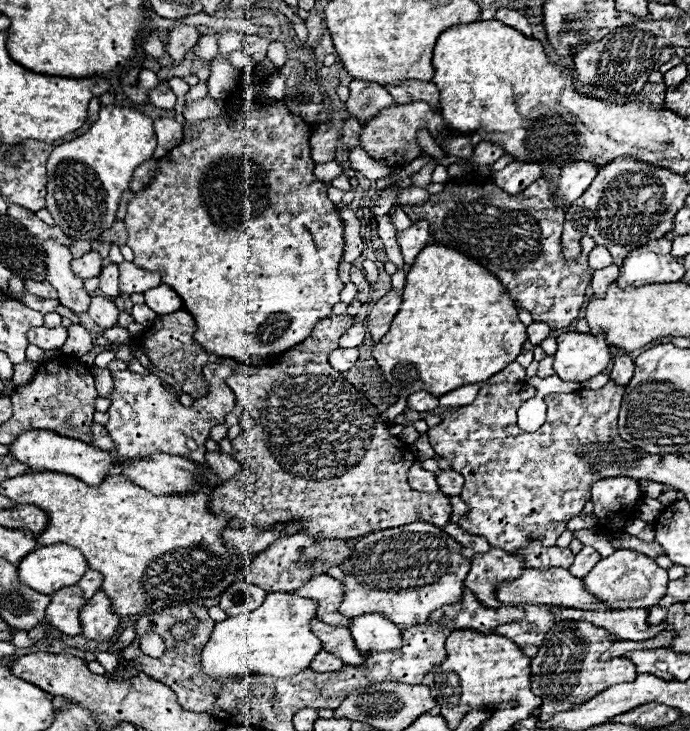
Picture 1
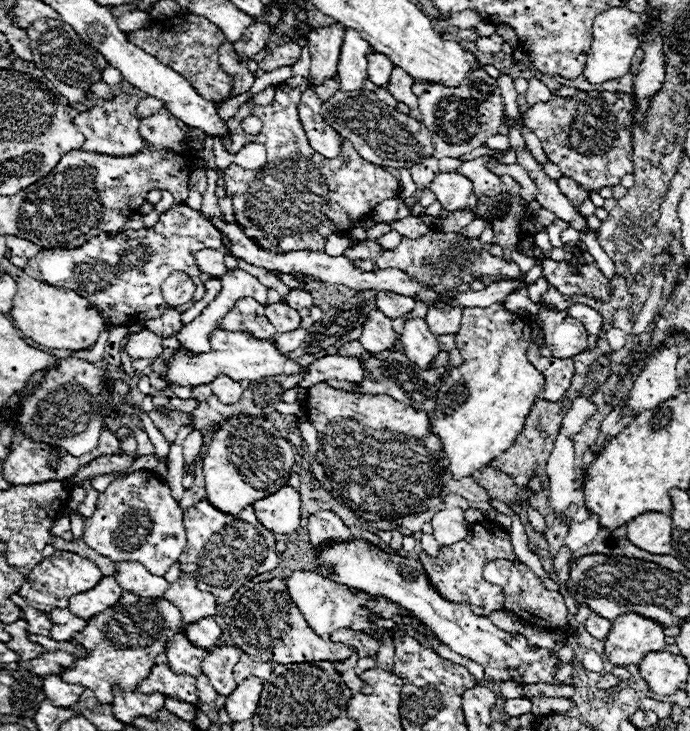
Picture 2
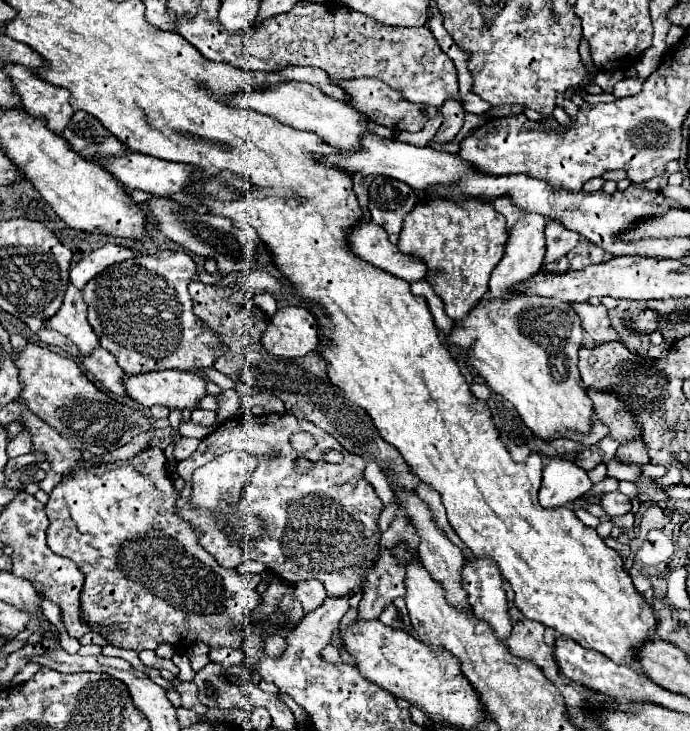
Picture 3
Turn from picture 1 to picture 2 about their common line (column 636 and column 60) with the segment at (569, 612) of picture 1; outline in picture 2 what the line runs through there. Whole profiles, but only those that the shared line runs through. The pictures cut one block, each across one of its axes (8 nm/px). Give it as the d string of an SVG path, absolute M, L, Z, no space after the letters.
M68 608L66 610L52 610L48 616L52 616L52 630L50 630L50 638L58 640L58 642L68 642L70 638L74 638L76 632L82 632L86 628L86 620L78 618L76 614L72 614Z

